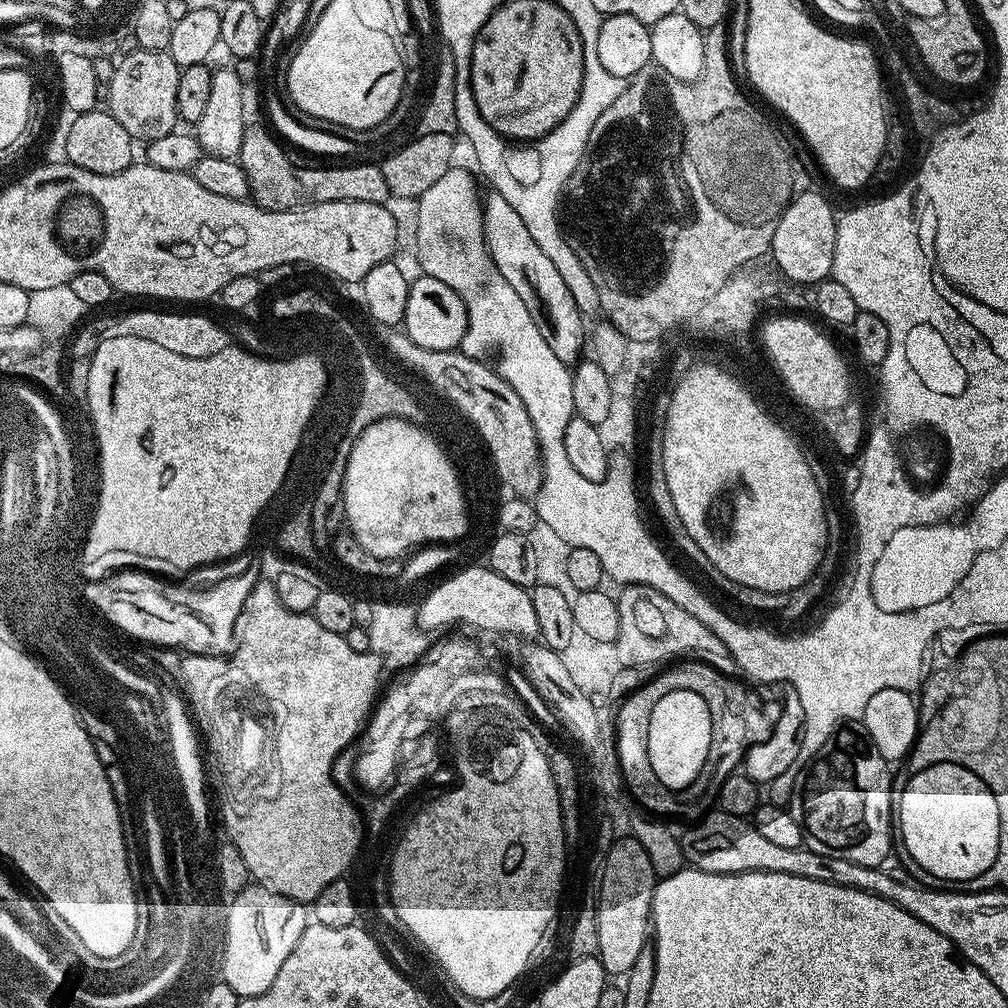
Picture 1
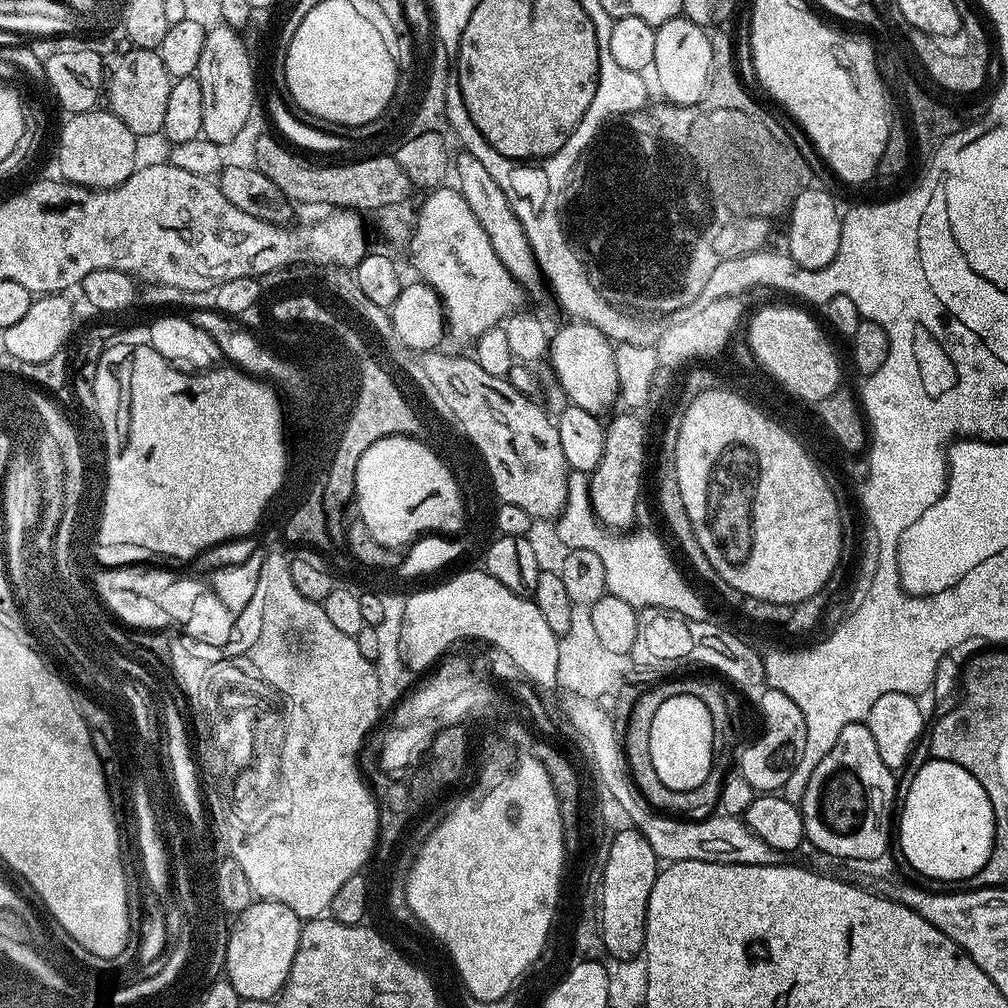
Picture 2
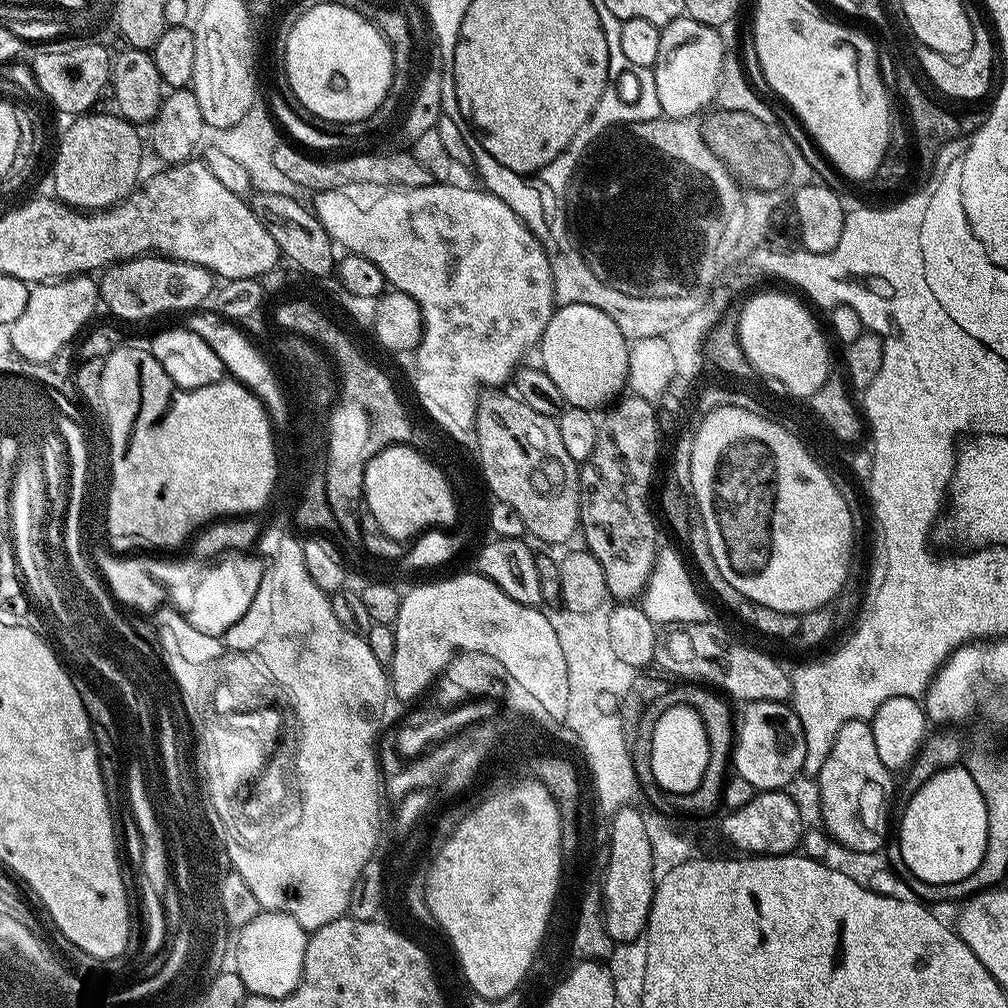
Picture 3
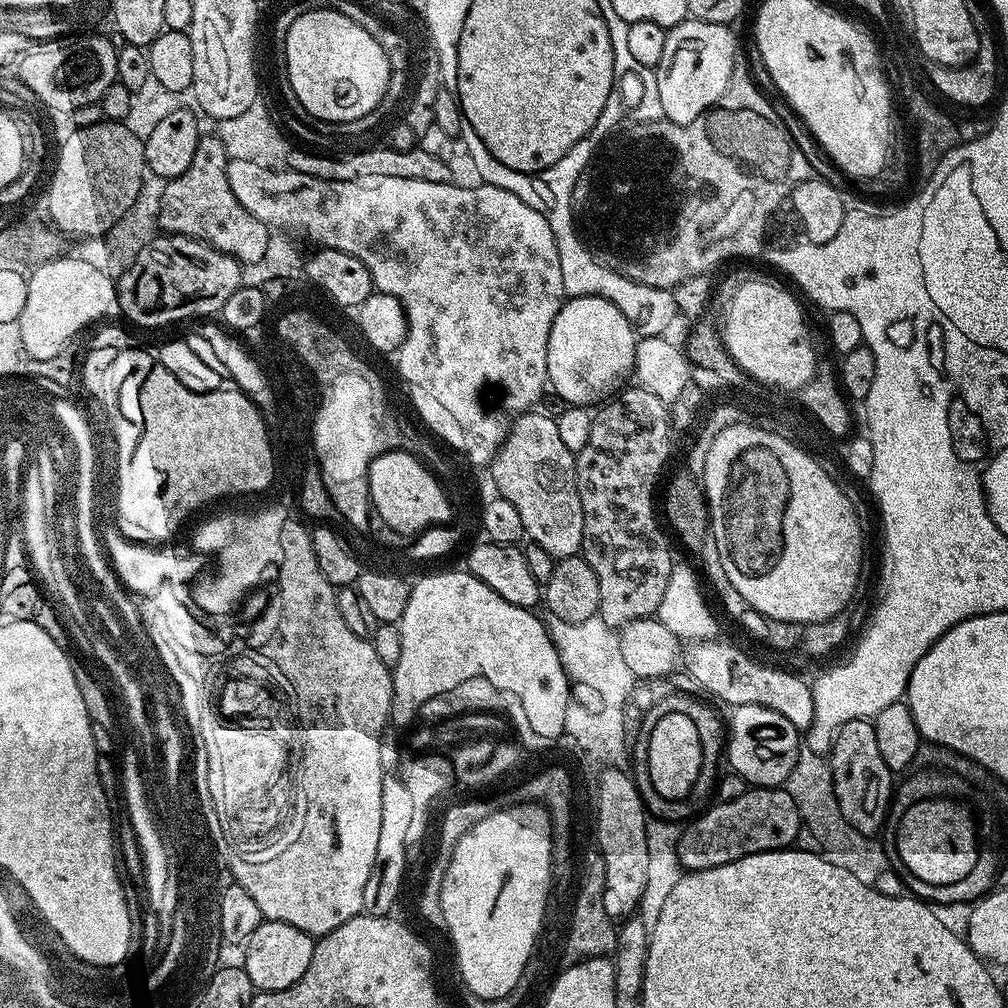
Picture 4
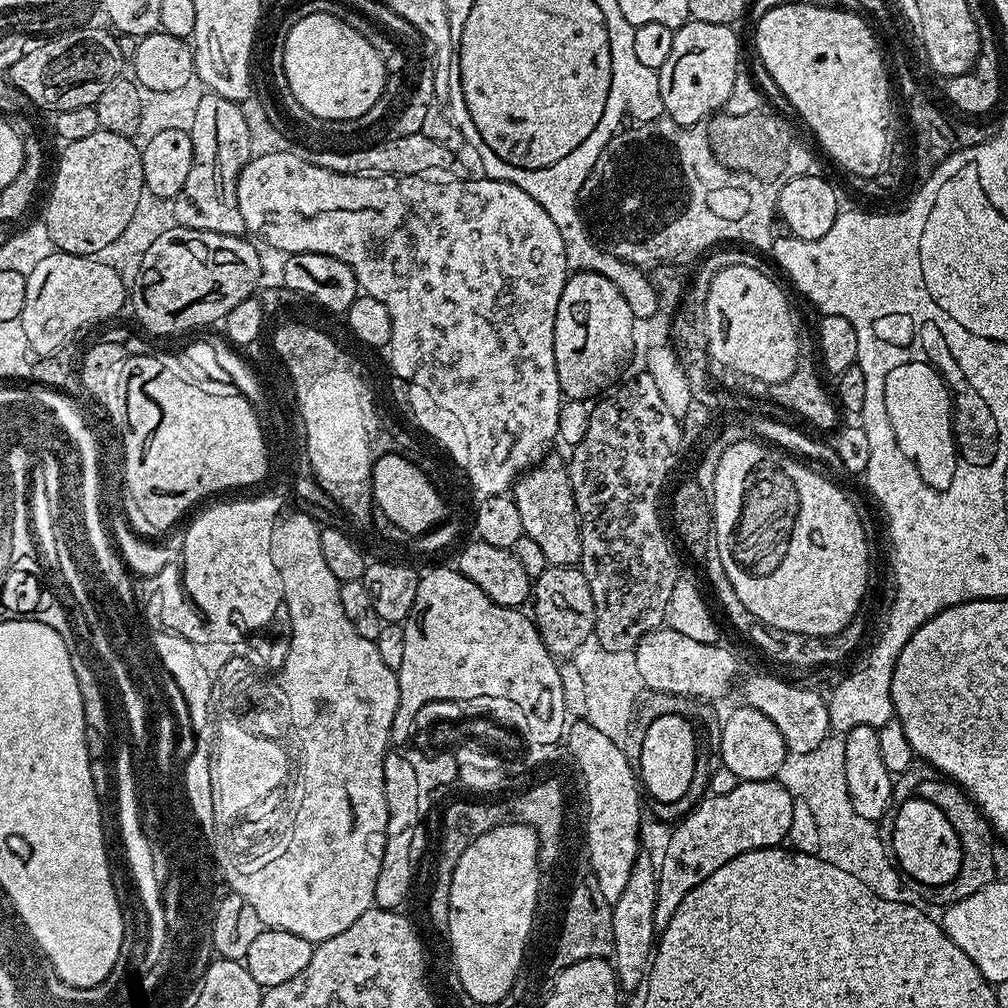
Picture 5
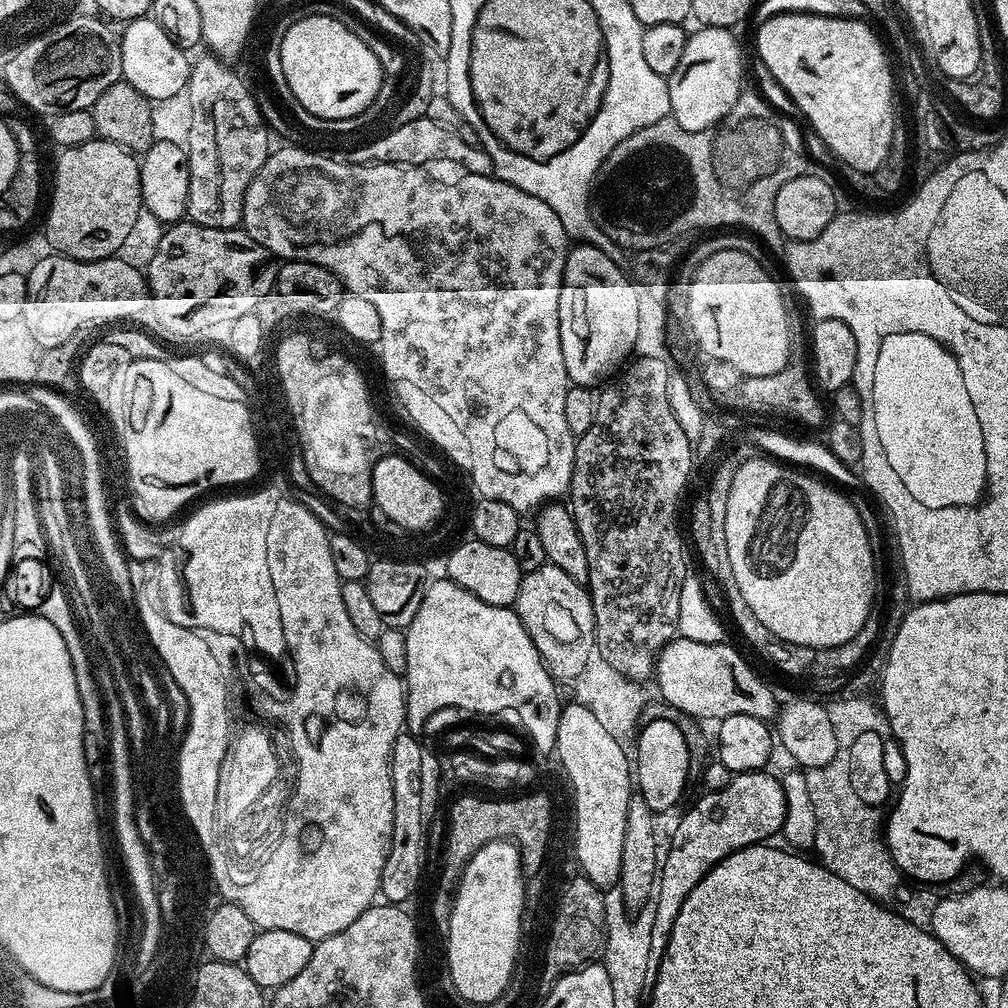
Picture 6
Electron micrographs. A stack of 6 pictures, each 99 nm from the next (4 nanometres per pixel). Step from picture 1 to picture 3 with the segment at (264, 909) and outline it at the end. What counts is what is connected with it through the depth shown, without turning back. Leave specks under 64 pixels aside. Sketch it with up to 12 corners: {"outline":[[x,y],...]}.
{"outline":[[261,911],[234,936],[245,993],[282,998],[304,973],[309,933]]}

